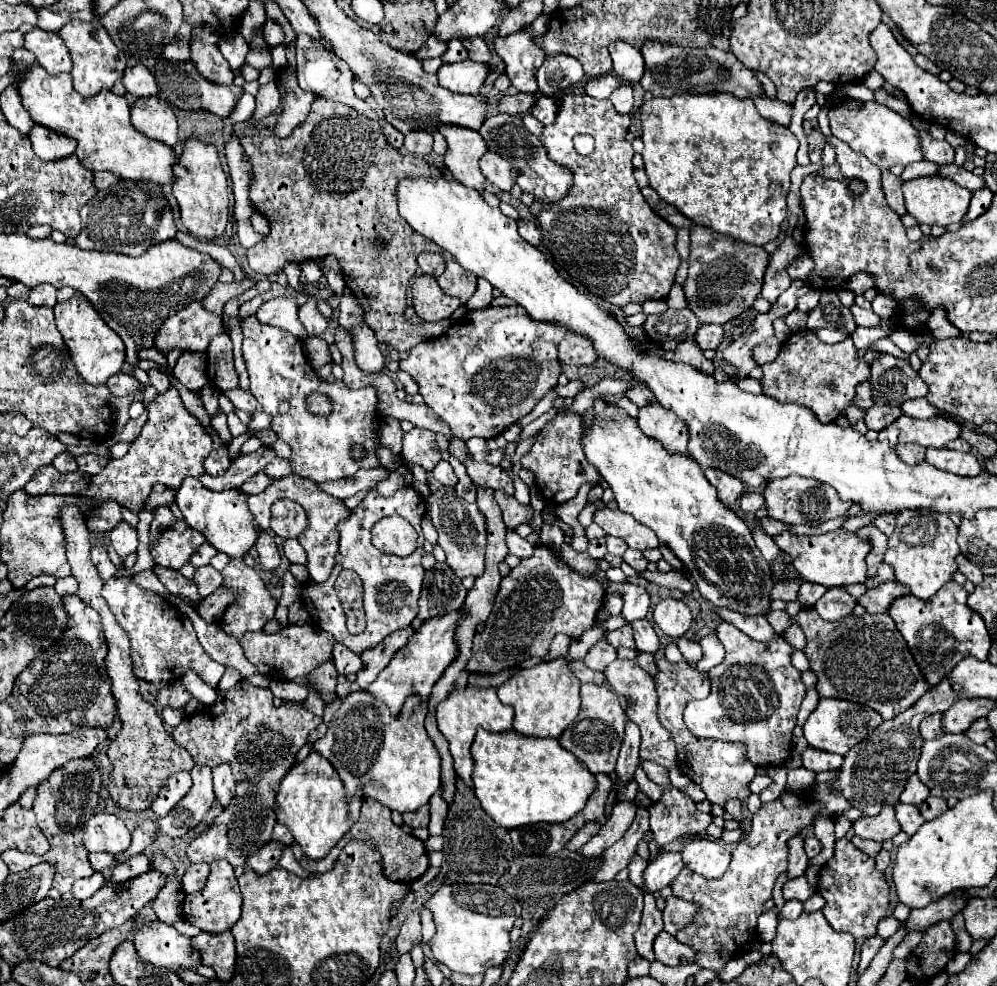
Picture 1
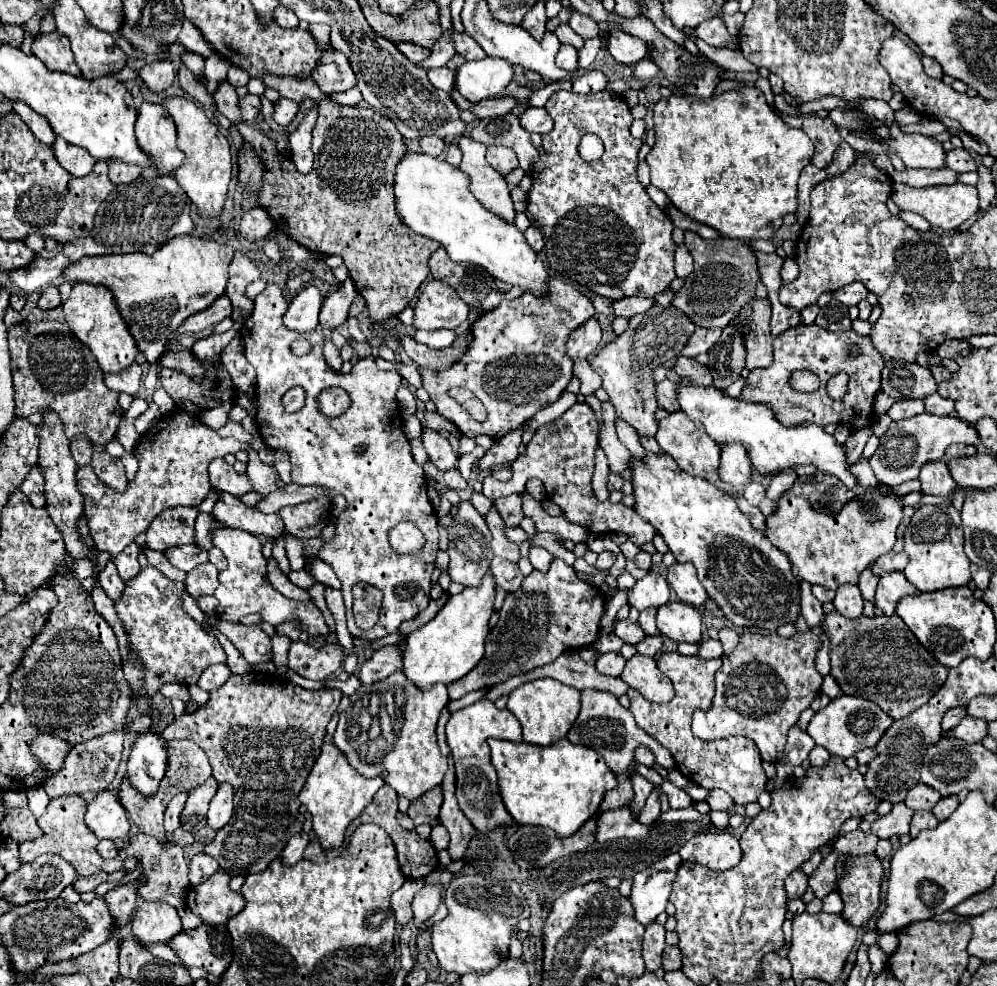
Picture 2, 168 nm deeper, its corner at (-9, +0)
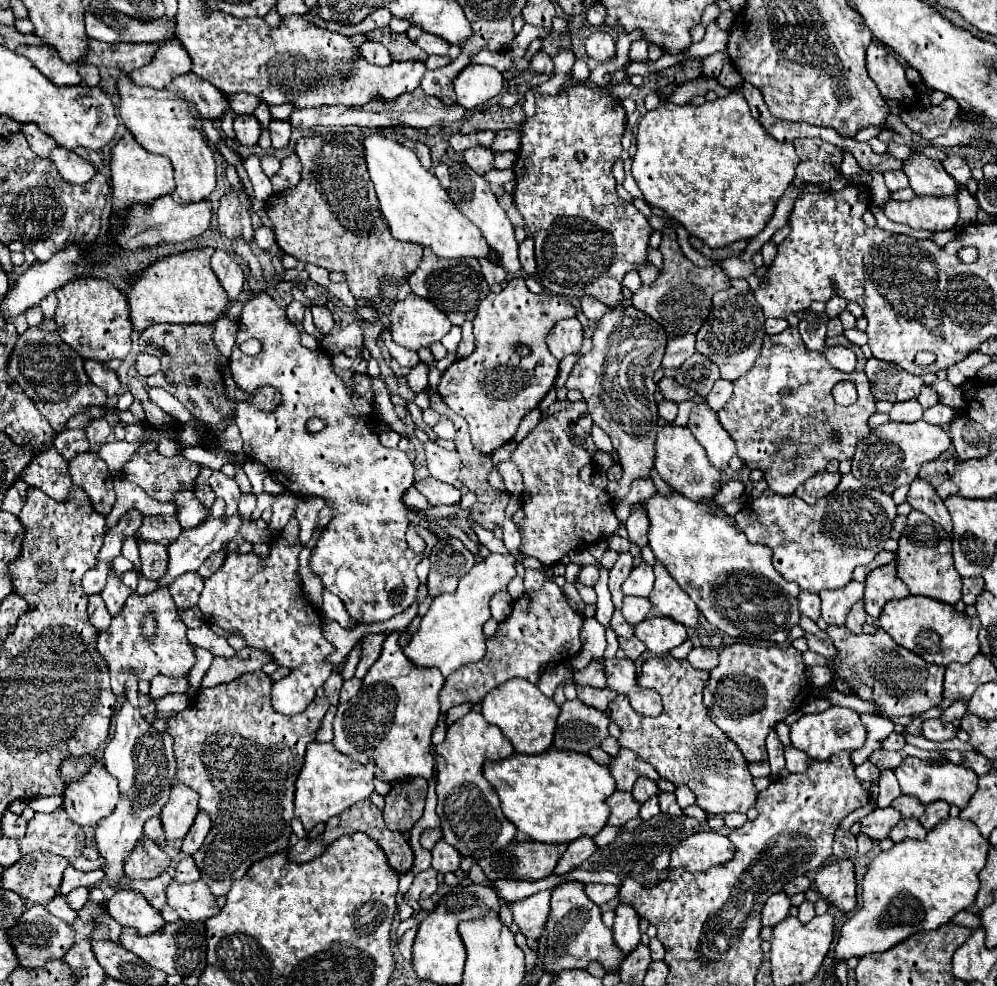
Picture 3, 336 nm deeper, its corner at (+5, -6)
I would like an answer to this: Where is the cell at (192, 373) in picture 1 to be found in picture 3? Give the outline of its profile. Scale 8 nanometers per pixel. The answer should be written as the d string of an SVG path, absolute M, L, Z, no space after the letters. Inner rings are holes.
M140 352L136 356L136 364L134 366L136 366L136 374L138 376L152 376L152 374L156 374L160 370L160 360L150 356L150 354Z

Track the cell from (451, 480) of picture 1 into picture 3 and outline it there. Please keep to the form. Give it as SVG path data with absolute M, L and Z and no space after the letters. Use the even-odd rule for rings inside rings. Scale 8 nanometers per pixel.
M430 476L424 478L424 480L420 480L420 482L416 482L414 486L418 488L420 494L426 496L426 500L428 500L430 506L438 506L438 504L456 504L456 502L460 502L460 498L462 498L460 490L456 490L456 488L450 486L450 484L438 482L438 480L430 478Z

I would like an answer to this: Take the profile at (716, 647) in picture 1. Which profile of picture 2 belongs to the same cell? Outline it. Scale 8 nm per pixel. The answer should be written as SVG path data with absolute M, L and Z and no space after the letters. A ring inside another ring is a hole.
M722 628L722 630L719 631L719 641L722 642L722 646L724 646L724 652L728 654L728 652L734 650L736 644L738 644L738 632L734 632L734 630L730 630L730 628Z

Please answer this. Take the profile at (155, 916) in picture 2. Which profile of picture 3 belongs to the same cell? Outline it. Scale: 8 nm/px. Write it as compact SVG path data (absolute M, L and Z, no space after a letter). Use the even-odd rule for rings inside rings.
M124 886L120 890L116 890L116 894L106 902L108 914L122 926L128 928L136 928L140 936L148 936L158 932L158 928L162 928L162 914L158 910L154 910L146 898L132 890L130 886Z

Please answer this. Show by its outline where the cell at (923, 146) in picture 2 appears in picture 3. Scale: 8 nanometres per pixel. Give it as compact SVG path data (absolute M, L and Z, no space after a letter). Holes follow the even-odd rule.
M914 152L912 158L904 162L902 170L910 180L910 188L918 196L958 196L960 192L956 180L944 170L944 166L924 154Z

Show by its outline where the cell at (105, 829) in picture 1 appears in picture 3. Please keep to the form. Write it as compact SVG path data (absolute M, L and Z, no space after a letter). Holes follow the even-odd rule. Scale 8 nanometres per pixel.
M96 758L90 770L64 790L64 810L82 828L94 828L118 804L118 780Z

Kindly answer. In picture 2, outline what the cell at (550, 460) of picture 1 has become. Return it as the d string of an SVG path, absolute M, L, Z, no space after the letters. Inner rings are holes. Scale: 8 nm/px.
M574 404L566 410L558 420L538 428L532 440L526 444L524 454L514 460L514 476L508 482L500 482L492 476L484 480L482 492L490 500L498 500L500 496L508 496L512 492L522 492L528 478L536 476L544 482L548 498L564 510L564 518L588 528L590 532L624 532L634 544L642 546L652 542L656 536L656 528L642 520L633 507L624 504L613 504L609 500L598 502L592 494L592 472L594 472L594 450L598 446L598 420L588 408L588 404Z

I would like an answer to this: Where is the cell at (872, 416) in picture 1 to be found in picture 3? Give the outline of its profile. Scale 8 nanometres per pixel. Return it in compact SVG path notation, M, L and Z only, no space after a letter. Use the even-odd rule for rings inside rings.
M908 400L908 402L896 402L892 412L890 412L890 420L894 422L918 422L922 420L922 406L918 404L918 400Z

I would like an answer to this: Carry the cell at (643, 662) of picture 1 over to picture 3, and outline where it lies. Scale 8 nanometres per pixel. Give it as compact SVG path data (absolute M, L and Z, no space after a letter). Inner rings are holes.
M618 638L618 642L620 642L620 648L626 652L626 656L628 656L630 660L636 660L636 658L646 650L646 646L644 646L638 638L632 638L632 640Z

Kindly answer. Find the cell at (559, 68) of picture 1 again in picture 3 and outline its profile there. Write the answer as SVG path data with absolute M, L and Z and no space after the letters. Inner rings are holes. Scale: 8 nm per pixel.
M540 50L540 52L532 58L532 70L538 72L538 74L546 74L546 76L550 76L550 72L554 70L552 58L550 58L544 50Z

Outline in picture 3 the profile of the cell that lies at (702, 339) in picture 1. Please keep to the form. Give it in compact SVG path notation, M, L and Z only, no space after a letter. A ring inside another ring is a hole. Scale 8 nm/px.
M684 334L684 336L670 336L668 338L668 346L662 358L662 366L660 368L678 368L684 360L688 360L696 348L694 348L694 336L692 334Z

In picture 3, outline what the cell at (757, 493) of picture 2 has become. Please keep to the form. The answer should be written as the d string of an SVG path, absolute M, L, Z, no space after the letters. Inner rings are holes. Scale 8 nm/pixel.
M726 480L722 484L722 488L714 494L714 500L718 504L728 504L732 500L738 500L742 496L742 492L744 492L744 484L742 482L738 482L738 480Z

